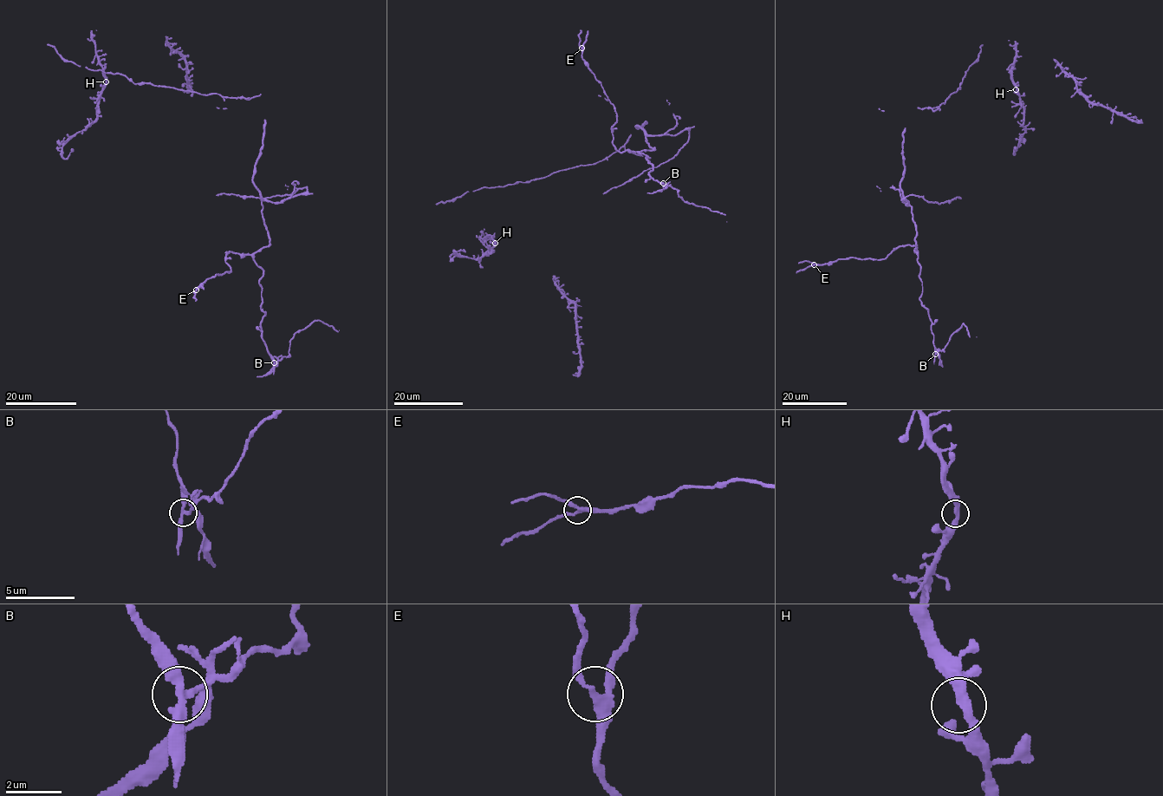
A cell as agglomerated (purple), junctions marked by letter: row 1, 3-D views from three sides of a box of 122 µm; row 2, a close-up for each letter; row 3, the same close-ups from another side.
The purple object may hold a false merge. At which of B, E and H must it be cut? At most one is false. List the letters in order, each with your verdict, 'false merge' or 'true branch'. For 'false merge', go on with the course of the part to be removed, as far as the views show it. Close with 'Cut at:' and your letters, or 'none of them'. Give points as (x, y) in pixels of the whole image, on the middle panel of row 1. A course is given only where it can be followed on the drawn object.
B: false merge
E: true branch
H: true branch
Cut at: B

